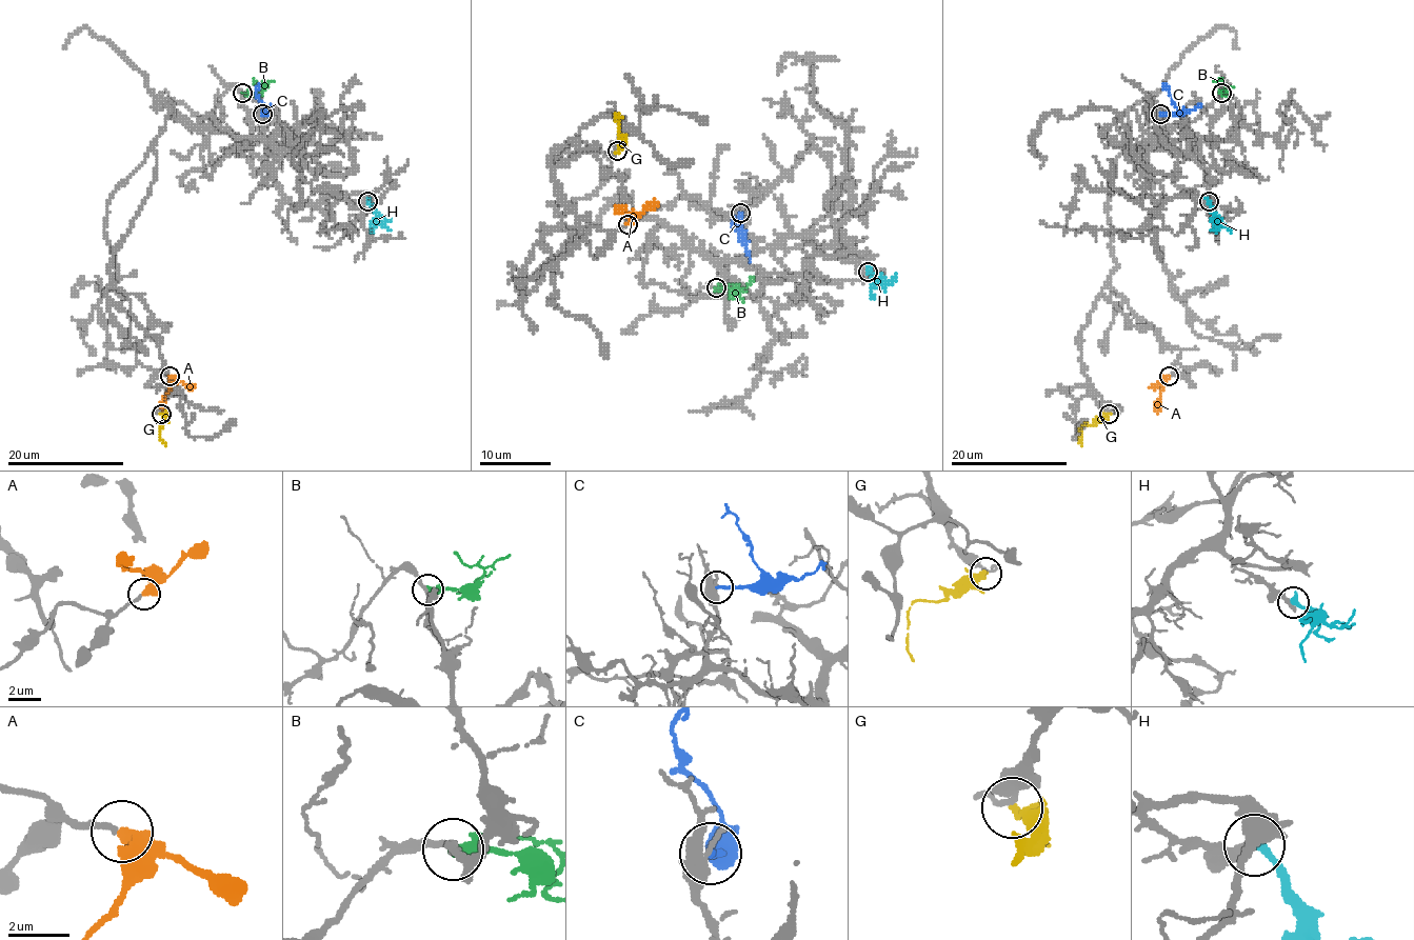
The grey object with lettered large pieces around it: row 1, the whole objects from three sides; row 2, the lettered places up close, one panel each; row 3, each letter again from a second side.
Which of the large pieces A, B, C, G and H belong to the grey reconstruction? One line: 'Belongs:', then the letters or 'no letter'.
Belongs: A

